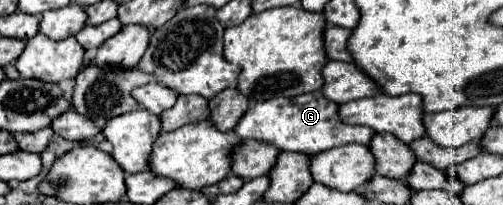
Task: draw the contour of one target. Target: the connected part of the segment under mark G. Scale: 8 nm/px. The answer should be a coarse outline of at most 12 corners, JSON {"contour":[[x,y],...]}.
{"contour":[[319,91],[261,101],[235,137],[315,155],[367,145],[373,129],[339,121]]}

